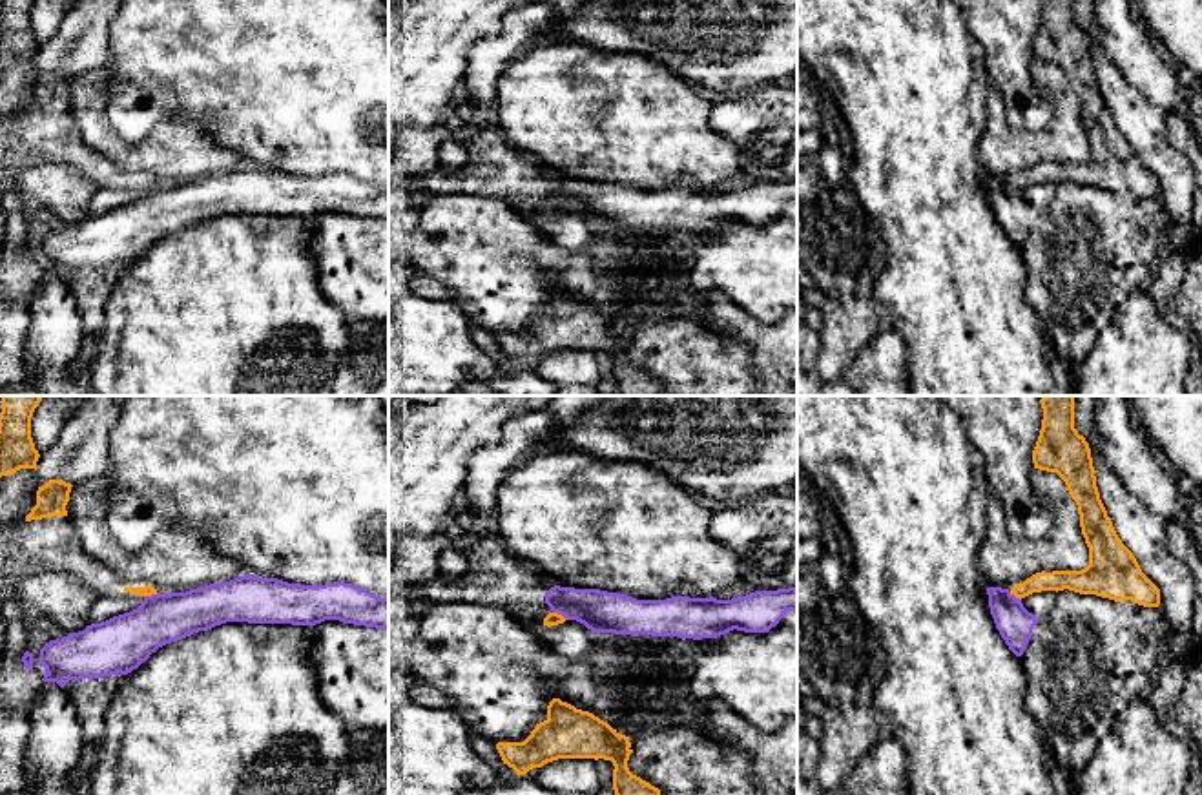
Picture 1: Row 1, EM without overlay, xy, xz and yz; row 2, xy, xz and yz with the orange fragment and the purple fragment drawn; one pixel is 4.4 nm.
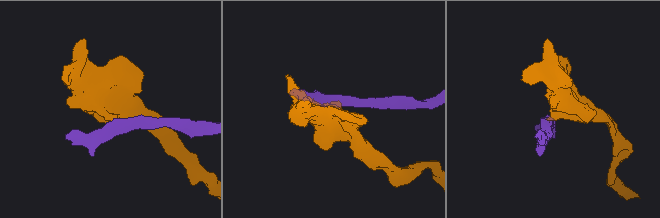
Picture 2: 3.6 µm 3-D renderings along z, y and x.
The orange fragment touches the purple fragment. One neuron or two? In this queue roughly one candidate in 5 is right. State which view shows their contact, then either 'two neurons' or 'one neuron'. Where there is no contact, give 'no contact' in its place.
meets orange in xz; two neurons

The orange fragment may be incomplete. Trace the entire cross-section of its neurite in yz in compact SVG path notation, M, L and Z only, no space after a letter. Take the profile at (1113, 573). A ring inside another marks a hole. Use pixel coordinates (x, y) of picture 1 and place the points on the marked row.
M1041 396L1041 430L1032 450L1034 469L1056 472L1067 485L1071 498L1078 505L1080 527L1089 547L1089 565L1082 571L1036 573L1023 583L1010 589L1016 598L1025 598L1041 591L1074 591L1096 594L1114 602L1131 600L1144 607L1160 605L1160 589L1142 573L1133 552L1118 538L1111 518L1100 500L1089 443L1074 428L1074 396Z

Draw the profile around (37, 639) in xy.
M36 627L27 629L27 651L33 655L33 673L40 678L46 675L46 667L40 664L40 649L49 642L51 638L44 631Z

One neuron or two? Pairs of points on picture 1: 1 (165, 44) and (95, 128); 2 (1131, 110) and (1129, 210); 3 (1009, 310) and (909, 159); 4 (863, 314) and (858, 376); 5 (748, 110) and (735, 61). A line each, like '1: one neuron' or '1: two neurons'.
1: two neurons
2: two neurons
3: one neuron
4: two neurons
5: two neurons

